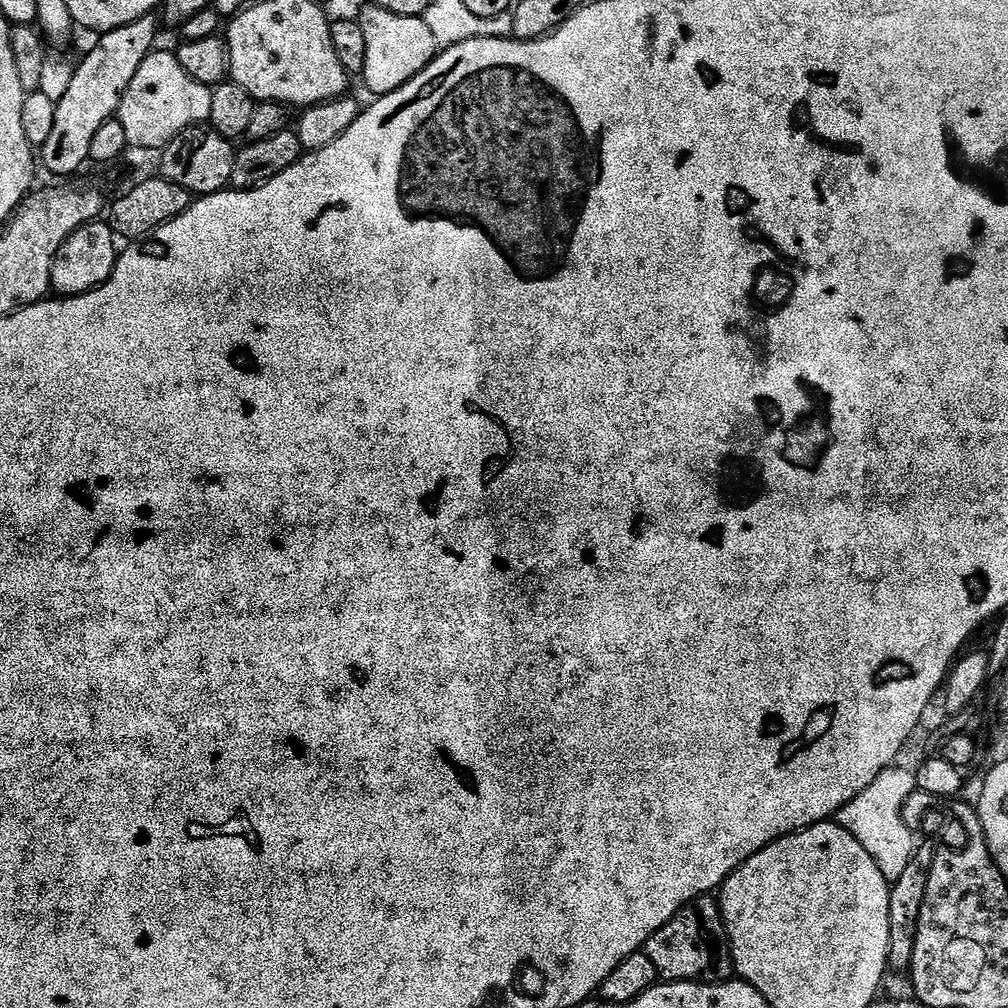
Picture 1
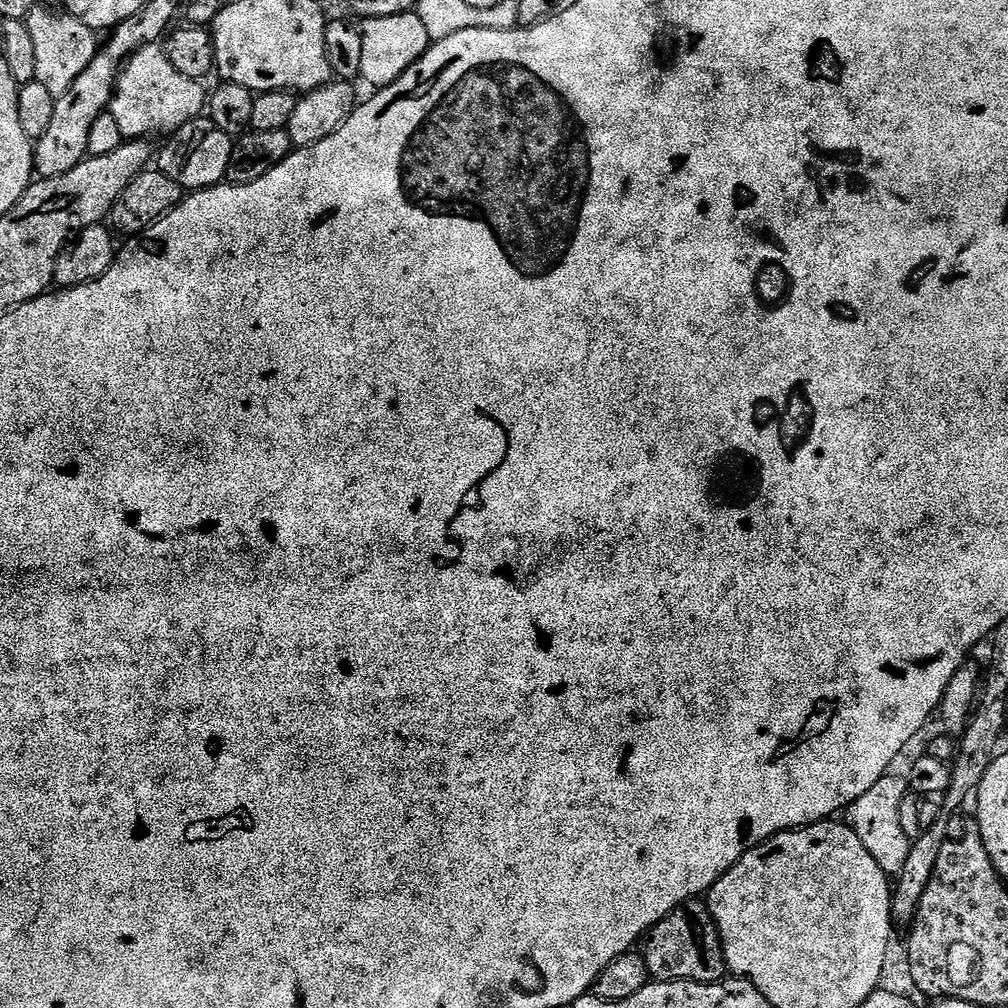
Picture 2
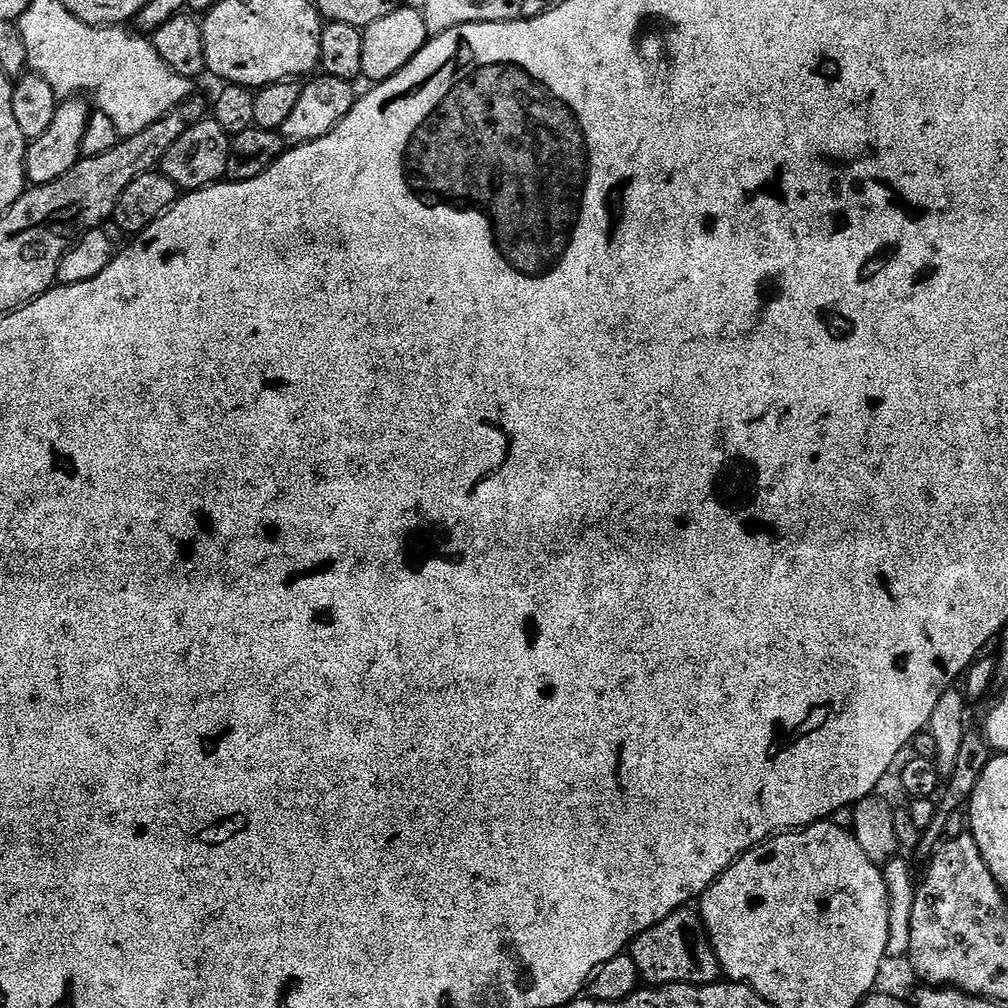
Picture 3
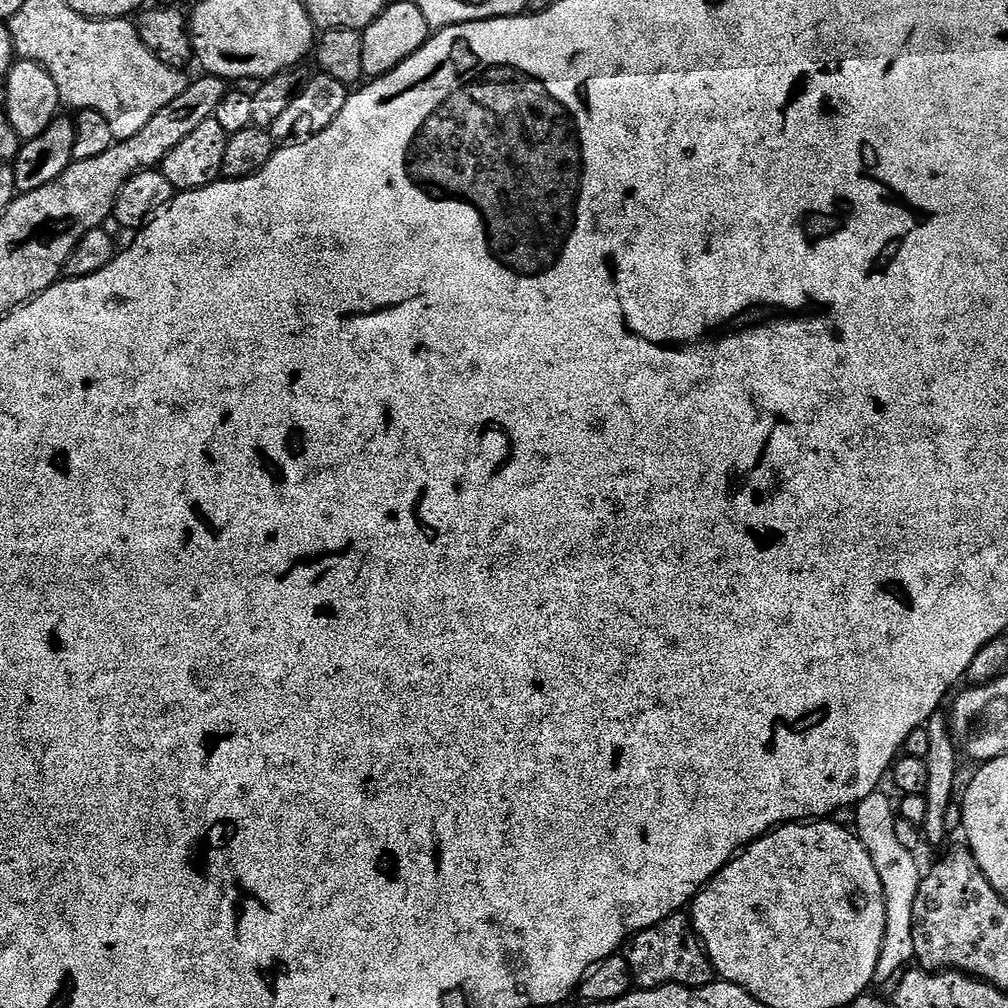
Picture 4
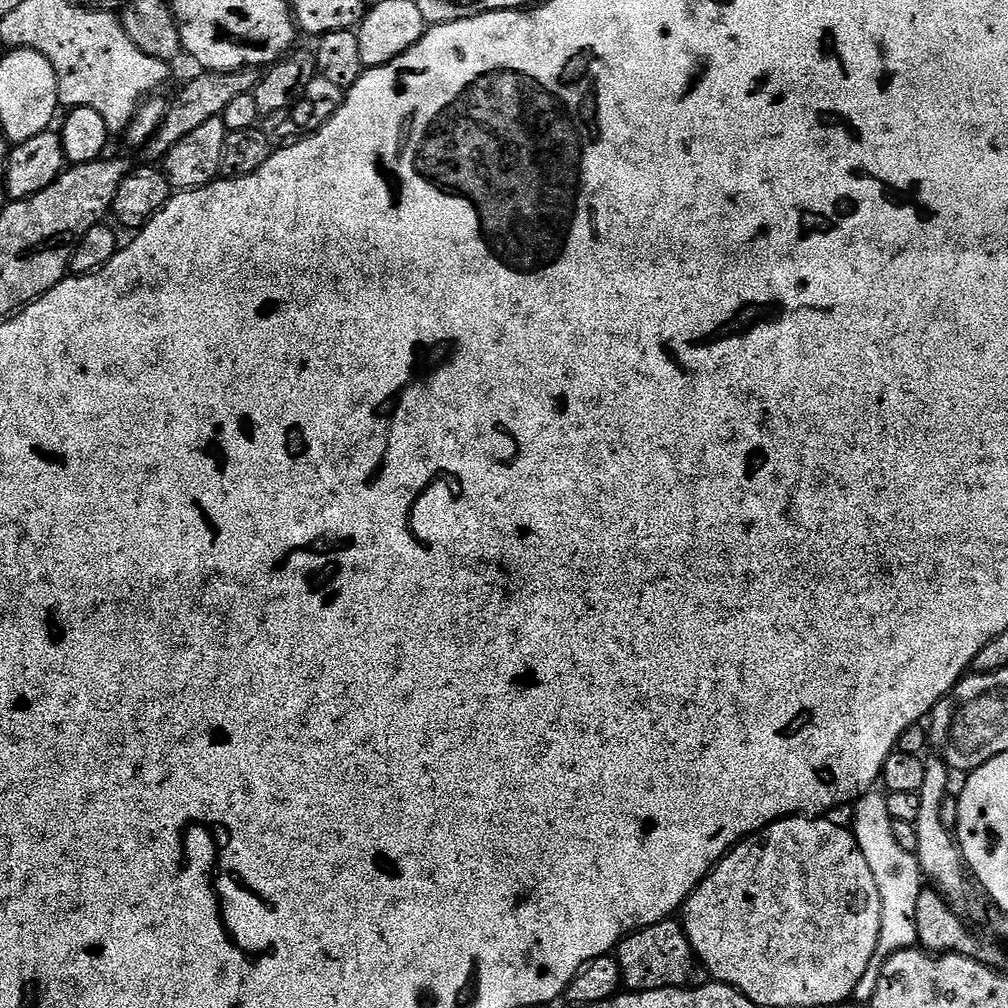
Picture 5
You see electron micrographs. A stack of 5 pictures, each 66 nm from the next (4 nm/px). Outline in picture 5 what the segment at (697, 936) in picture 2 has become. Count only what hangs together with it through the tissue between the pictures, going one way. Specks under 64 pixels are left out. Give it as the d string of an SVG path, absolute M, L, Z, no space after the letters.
M669 918L630 933L616 945L614 955L620 967L623 987L630 992L649 992L663 988L701 988L710 980L704 965L690 946L683 923L676 918Z

